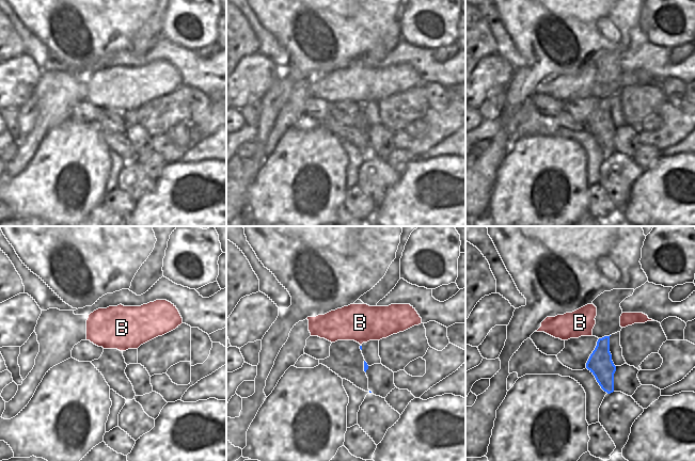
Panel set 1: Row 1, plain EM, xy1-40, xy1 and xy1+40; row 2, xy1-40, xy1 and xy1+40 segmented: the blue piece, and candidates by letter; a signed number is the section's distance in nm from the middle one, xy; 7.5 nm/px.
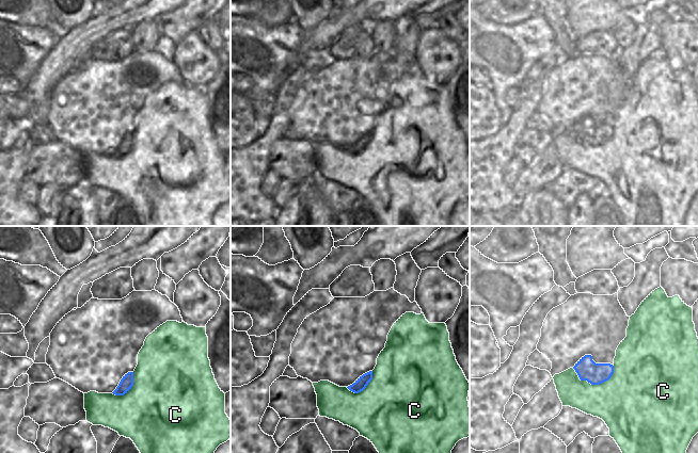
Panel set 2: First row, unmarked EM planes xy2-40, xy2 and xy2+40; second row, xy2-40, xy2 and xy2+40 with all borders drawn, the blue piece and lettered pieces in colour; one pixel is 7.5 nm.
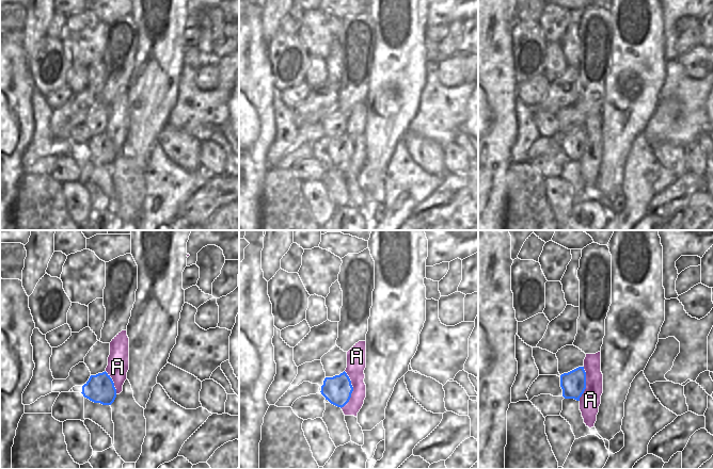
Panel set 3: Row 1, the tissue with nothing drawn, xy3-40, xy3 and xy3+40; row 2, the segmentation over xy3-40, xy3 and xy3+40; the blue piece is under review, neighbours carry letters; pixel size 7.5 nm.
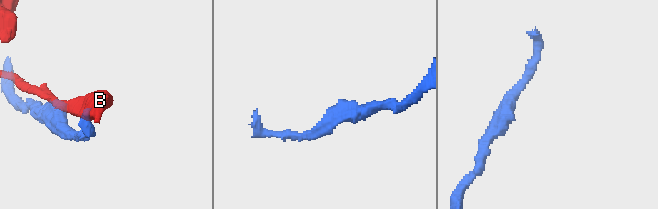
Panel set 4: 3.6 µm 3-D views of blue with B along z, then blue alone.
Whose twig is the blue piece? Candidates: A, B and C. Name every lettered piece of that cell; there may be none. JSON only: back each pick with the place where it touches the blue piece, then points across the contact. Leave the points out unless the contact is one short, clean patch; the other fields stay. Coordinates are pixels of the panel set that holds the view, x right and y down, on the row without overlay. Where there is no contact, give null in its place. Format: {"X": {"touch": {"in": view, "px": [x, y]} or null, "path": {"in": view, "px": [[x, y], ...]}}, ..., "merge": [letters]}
{"merge": []}

